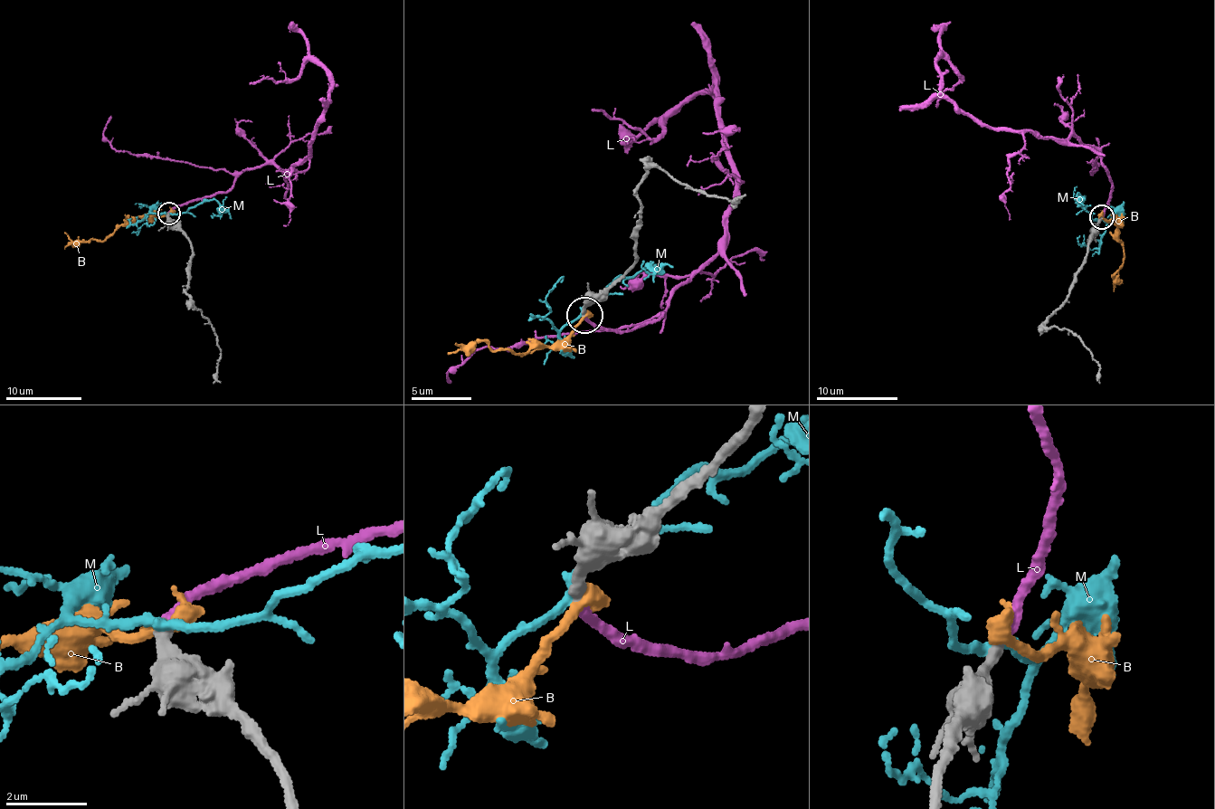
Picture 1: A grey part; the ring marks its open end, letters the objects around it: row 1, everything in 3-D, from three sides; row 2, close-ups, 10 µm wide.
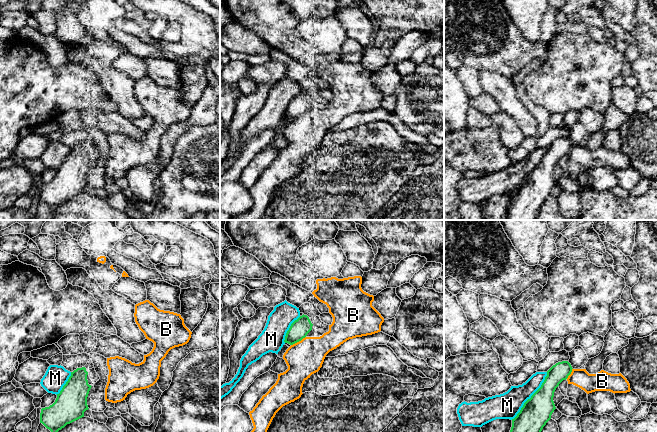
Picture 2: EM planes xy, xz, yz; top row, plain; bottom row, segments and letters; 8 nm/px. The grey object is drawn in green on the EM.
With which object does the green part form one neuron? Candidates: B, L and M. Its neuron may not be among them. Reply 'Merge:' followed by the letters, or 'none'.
Merge: L

